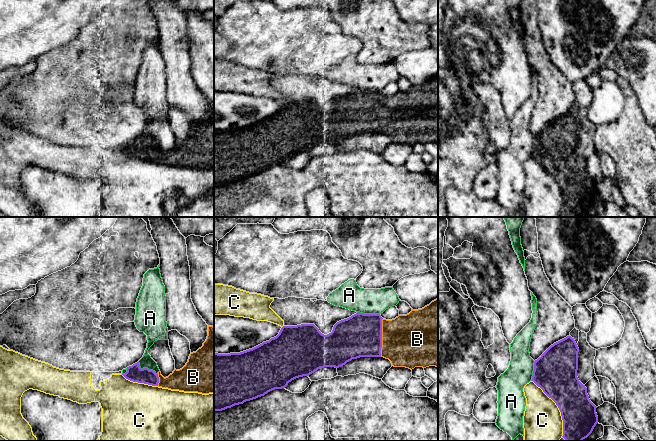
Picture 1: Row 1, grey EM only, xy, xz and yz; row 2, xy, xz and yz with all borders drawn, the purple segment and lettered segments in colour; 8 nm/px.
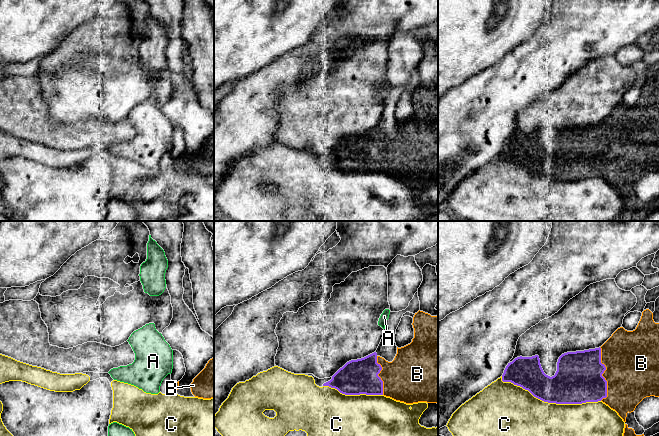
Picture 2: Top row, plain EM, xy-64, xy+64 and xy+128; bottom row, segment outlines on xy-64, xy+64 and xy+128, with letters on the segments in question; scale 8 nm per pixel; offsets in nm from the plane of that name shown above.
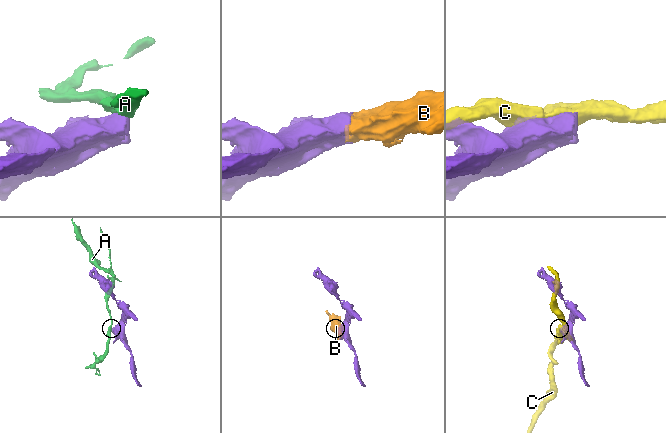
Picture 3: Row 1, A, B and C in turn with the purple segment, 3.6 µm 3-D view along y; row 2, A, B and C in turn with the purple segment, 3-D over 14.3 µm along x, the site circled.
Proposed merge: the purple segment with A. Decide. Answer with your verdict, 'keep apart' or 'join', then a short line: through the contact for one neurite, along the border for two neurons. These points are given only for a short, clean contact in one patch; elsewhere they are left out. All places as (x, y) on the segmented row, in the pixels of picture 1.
keep apart | xy (138, 361), (138, 365), (141, 368), (151, 369), (157, 375)

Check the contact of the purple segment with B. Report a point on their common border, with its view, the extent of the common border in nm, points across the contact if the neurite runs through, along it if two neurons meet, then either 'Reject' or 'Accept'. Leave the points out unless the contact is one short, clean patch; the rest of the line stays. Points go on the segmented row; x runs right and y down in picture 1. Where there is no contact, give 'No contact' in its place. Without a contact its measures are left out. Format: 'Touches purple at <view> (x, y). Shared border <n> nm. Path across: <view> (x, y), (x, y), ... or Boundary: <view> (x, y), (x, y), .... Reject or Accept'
Touches purple at xz (381, 337). Shared border 320 nm. Accept

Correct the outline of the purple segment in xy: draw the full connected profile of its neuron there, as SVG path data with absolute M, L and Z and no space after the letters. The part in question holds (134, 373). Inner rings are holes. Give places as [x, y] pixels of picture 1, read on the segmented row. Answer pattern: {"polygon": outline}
{"polygon": "M208 326L208 336L203 346L190 354L188 362L180 370L174 370L172 374L164 378L159 371L157 374L148 368L141 369L139 362L127 367L127 372L122 374L126 379L152 386L179 390L184 392L198 392L202 394L214 393L214 326Z"}

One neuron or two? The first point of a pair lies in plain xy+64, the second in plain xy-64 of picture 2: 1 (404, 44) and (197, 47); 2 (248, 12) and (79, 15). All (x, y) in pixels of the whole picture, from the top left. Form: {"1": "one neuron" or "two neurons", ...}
{"1": "two neurons", "2": "one neuron"}

